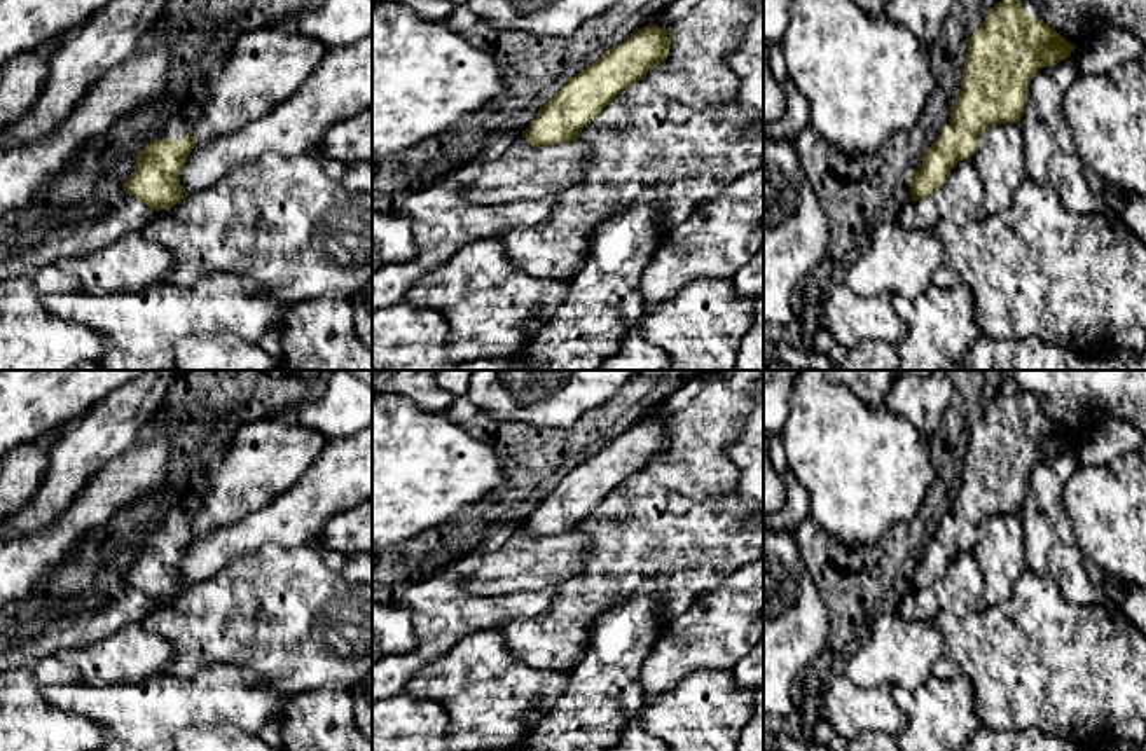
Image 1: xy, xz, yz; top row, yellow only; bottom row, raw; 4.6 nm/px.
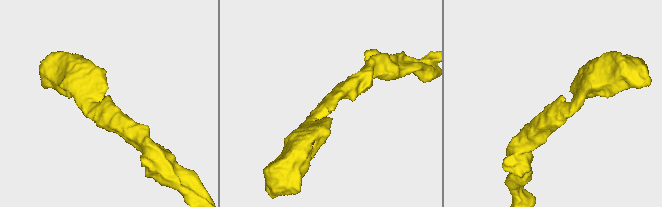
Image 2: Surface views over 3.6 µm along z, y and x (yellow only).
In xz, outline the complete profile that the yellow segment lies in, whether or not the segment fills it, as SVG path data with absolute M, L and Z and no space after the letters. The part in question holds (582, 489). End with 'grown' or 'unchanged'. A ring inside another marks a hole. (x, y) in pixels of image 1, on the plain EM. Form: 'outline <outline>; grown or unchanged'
outline M648 416L622 435L606 440L589 459L571 468L561 482L538 501L522 522L531 538L556 536L578 529L603 500L627 477L645 470L667 451L667 421Z; unchanged

